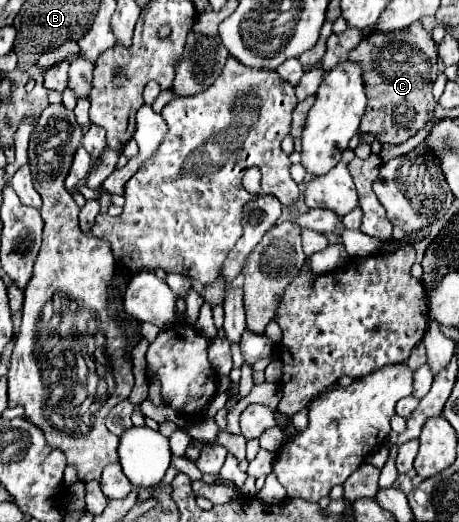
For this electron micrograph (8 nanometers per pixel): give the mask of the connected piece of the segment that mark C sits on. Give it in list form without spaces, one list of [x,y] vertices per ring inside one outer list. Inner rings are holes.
[[[420,22],[398,32],[372,32],[350,54],[348,60],[362,66],[368,106],[360,124],[362,134],[372,134],[380,144],[402,144],[412,138],[434,114],[432,84],[438,76],[438,54],[432,36]]]

